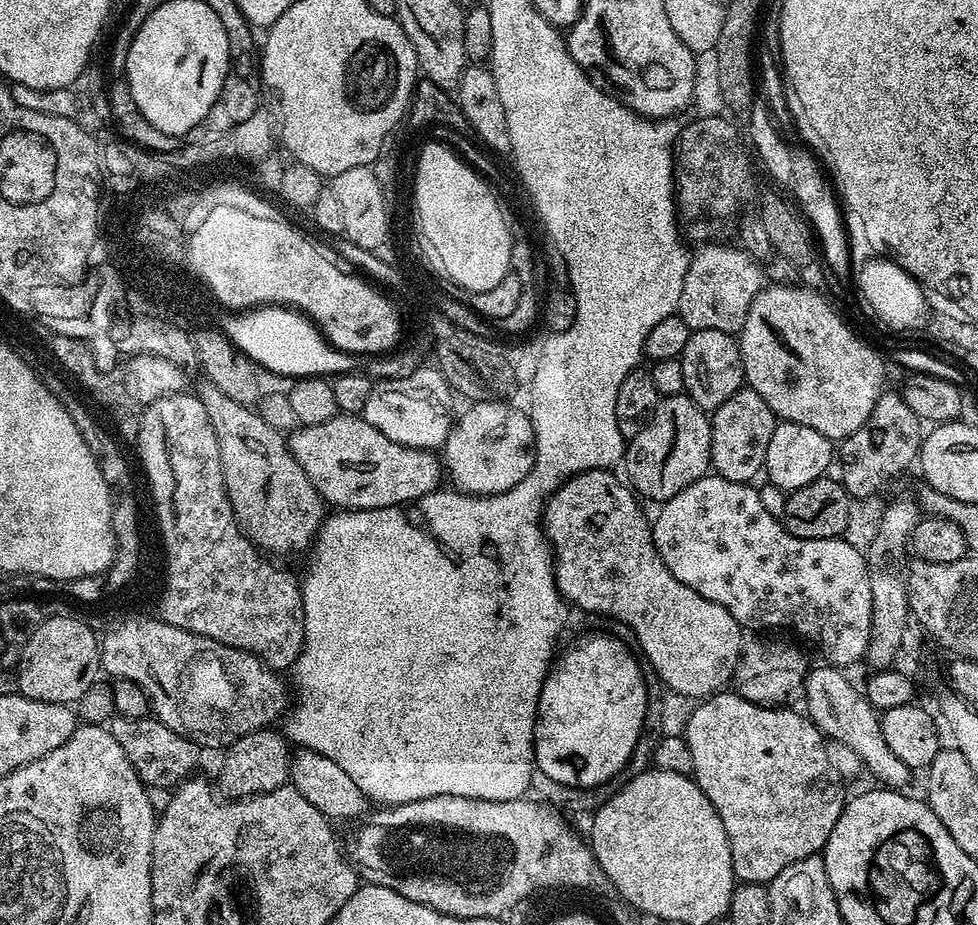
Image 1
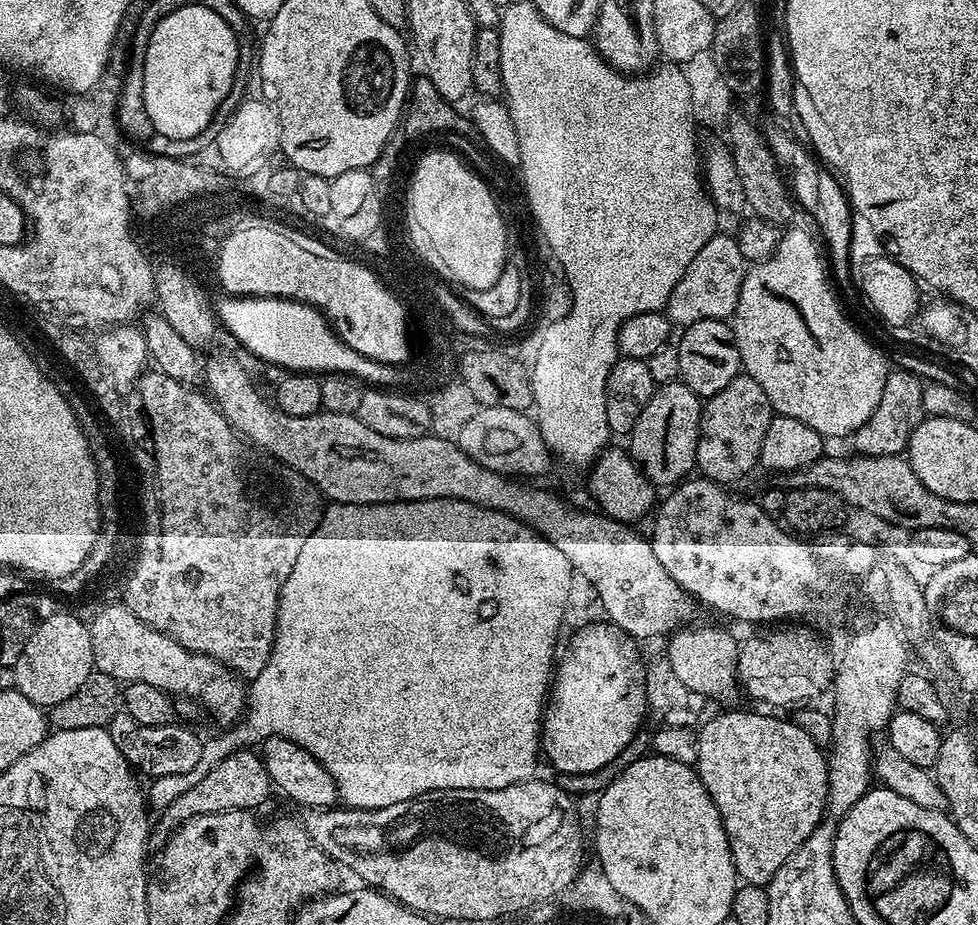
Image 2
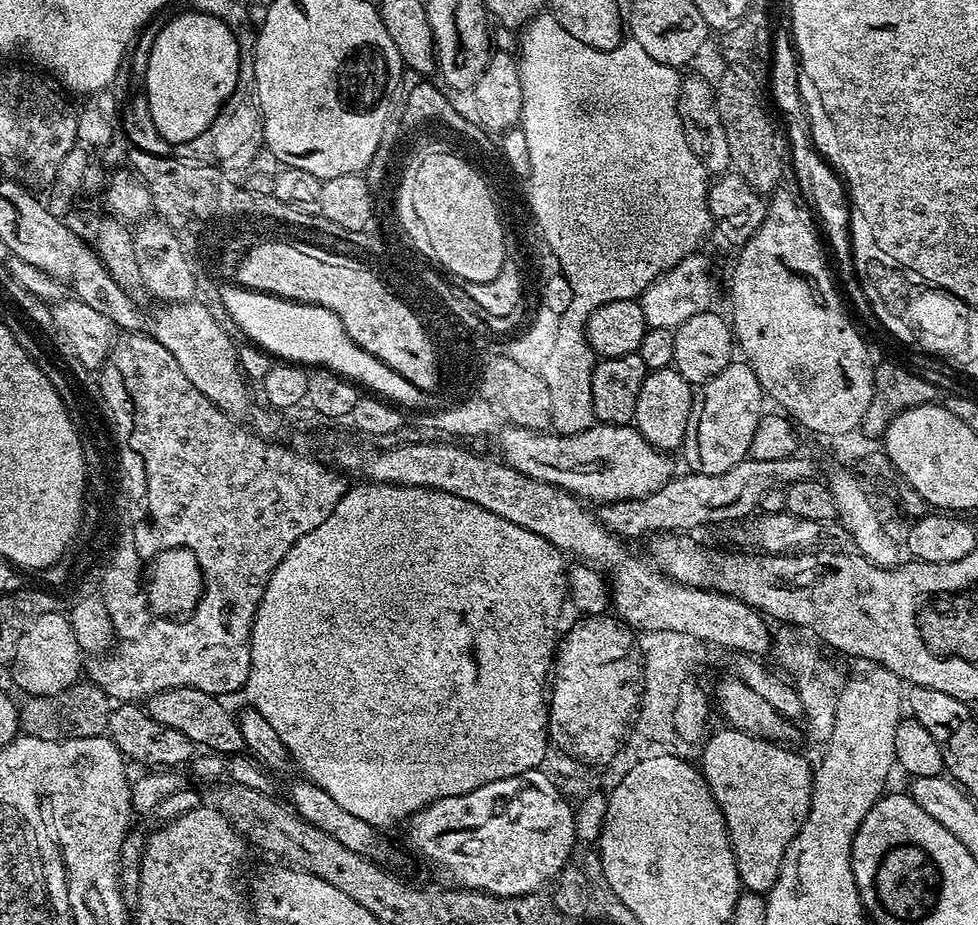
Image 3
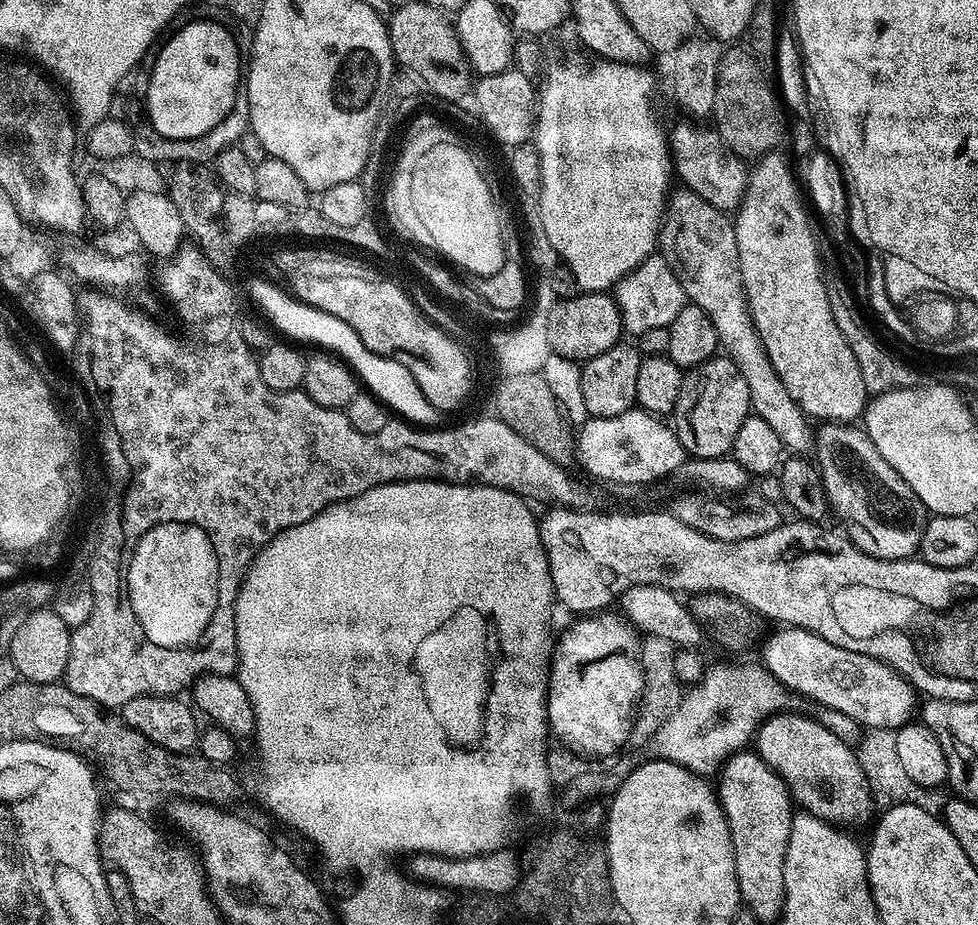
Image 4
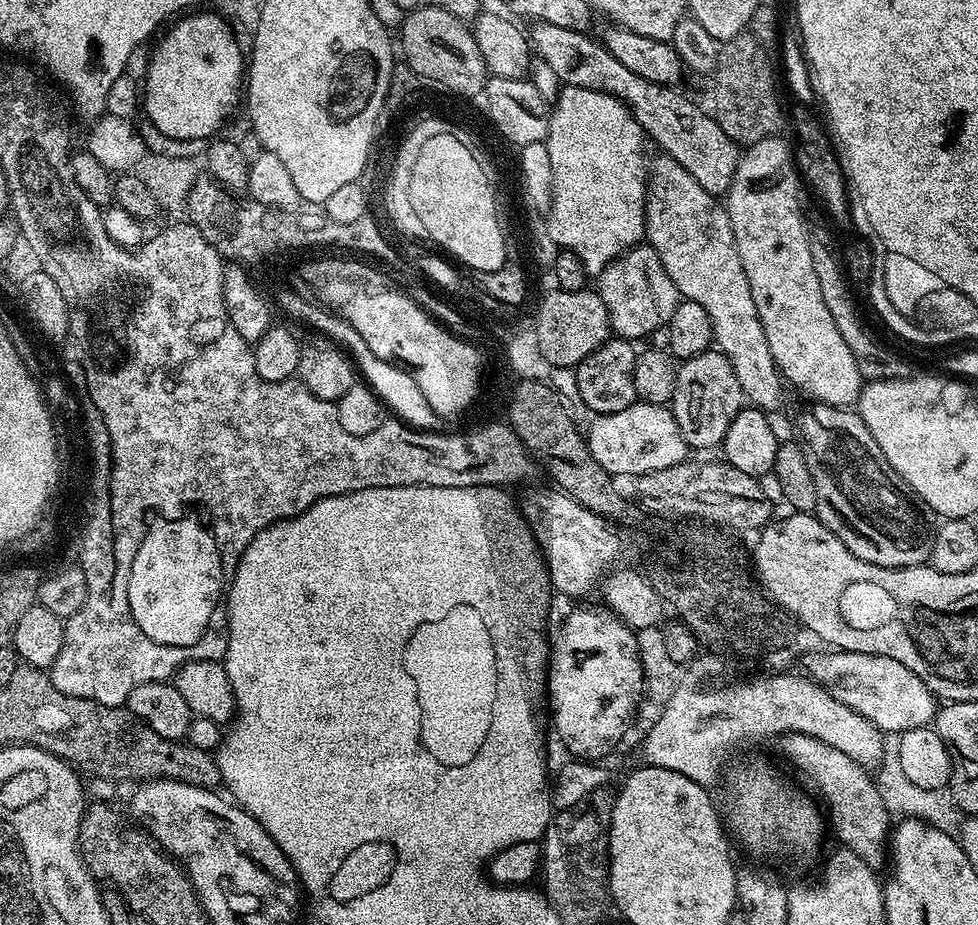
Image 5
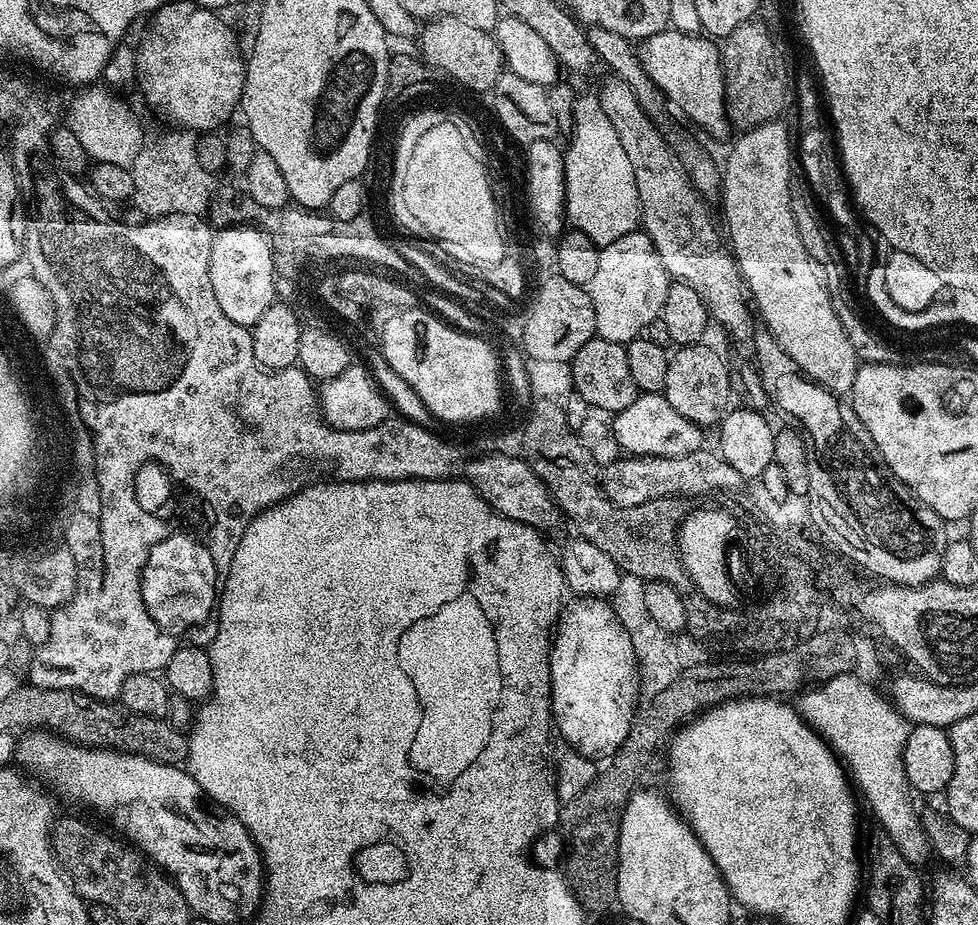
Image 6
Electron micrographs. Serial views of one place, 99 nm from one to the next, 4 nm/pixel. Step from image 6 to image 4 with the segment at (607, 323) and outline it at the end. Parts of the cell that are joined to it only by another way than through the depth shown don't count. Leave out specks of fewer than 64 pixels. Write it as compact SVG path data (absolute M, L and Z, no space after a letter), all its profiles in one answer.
M653 254L648 256L635 270L624 277L614 289L614 299L620 308L620 317L624 322L624 331L629 337L635 338L646 334L646 330L651 328L667 328L678 318L678 314L683 310L686 297L682 282L676 276L676 270L664 259L663 255Z

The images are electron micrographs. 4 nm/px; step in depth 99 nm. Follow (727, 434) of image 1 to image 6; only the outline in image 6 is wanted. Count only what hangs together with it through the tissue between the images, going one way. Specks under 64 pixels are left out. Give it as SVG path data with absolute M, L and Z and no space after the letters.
M707 343L686 344L677 347L668 357L666 382L664 383L663 396L670 402L682 418L691 424L701 426L719 425L725 412L729 411L734 392L734 376L730 371L730 364L723 360L712 348L707 348Z

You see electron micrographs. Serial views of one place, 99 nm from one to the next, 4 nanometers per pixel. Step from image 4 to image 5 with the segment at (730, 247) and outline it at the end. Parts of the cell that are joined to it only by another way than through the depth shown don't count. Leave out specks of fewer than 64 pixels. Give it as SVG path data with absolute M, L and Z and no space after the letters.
M657 155L653 160L651 157L646 168L644 235L647 243L658 254L681 297L698 302L710 314L715 347L730 362L747 403L772 414L784 400L786 384L770 354L770 342L766 342L766 330L762 330L758 306L754 306L754 294L750 282L746 282L746 270L742 270L742 258L738 258L727 207L703 189L694 175L674 158Z

